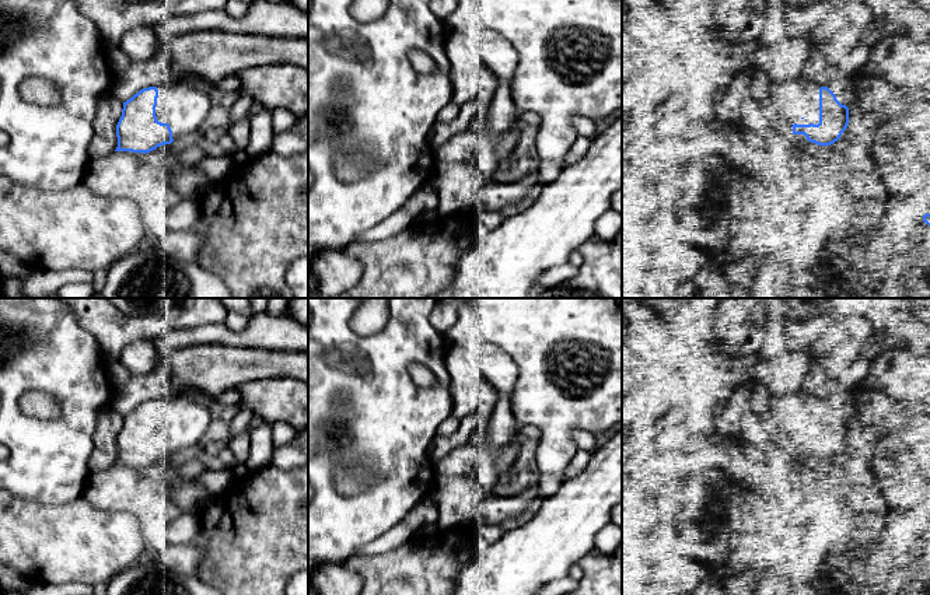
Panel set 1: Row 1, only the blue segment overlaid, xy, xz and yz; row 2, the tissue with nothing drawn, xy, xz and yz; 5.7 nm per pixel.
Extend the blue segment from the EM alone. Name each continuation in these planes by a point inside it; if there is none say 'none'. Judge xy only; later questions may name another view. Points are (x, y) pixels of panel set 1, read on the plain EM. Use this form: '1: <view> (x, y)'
1: xy (182, 420)

